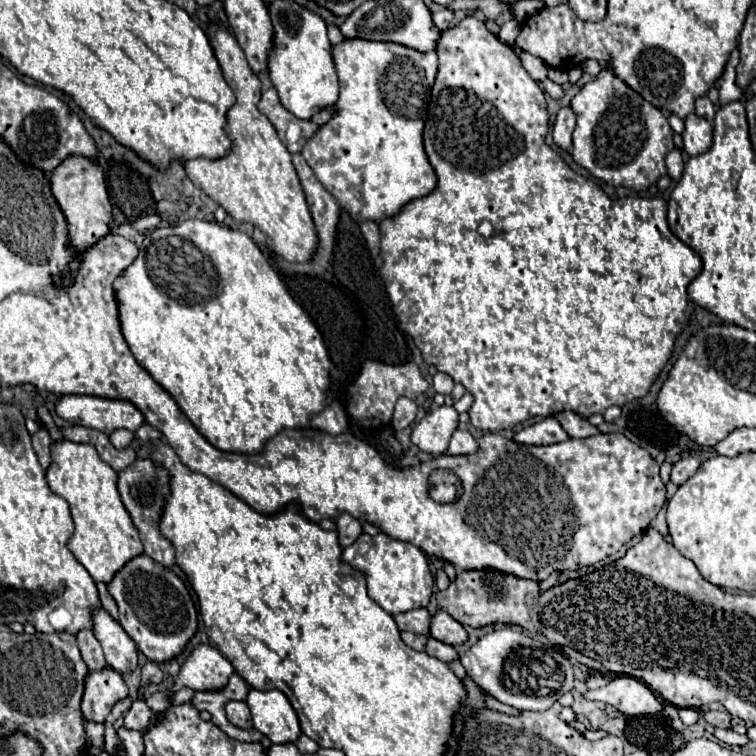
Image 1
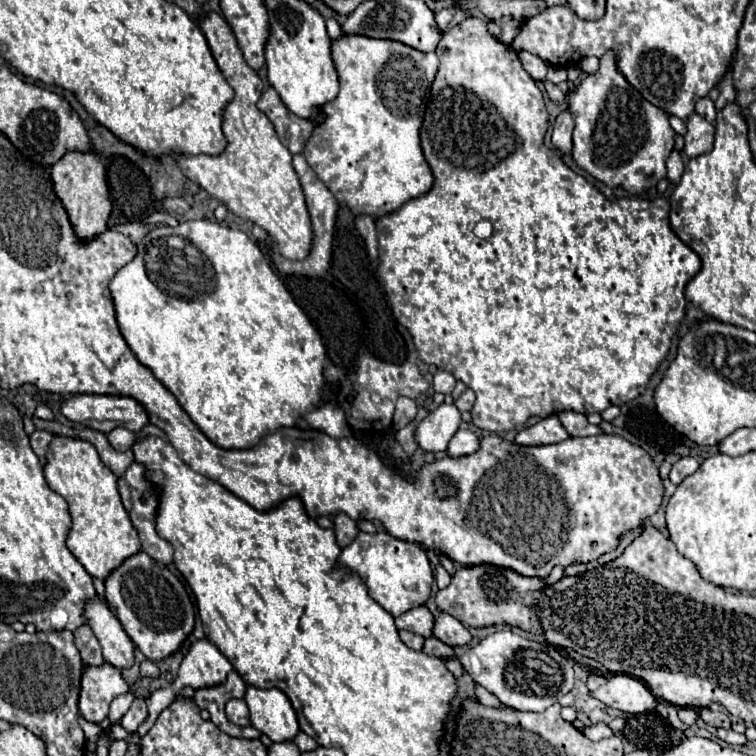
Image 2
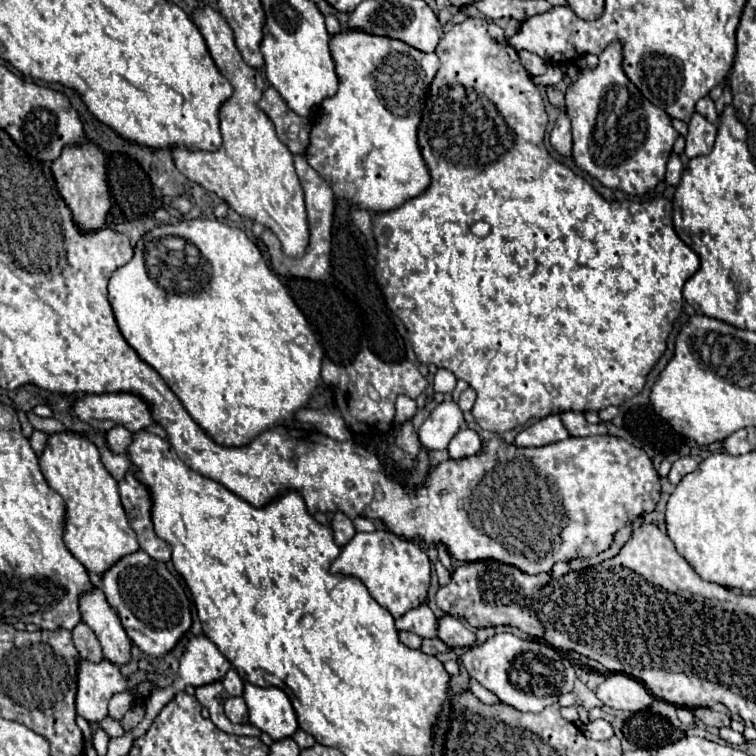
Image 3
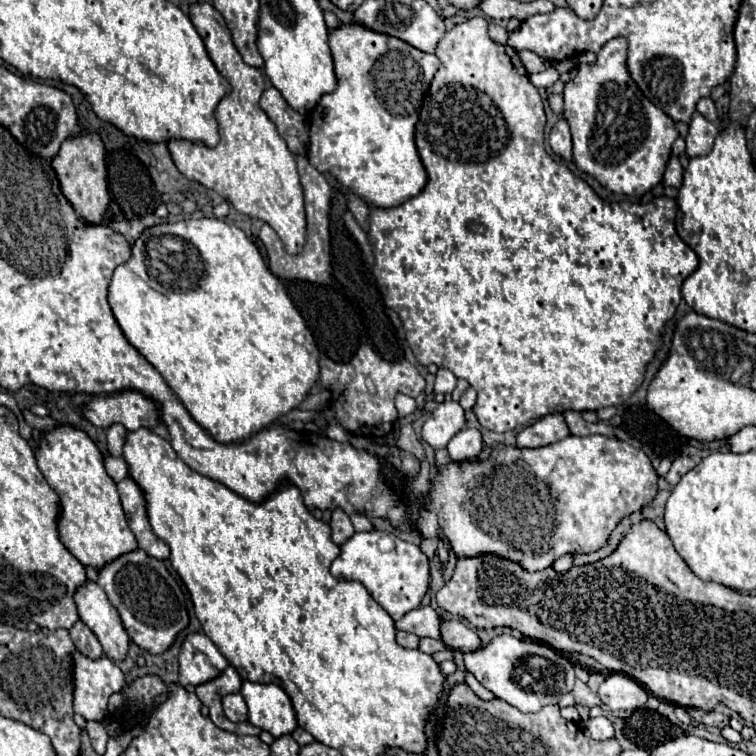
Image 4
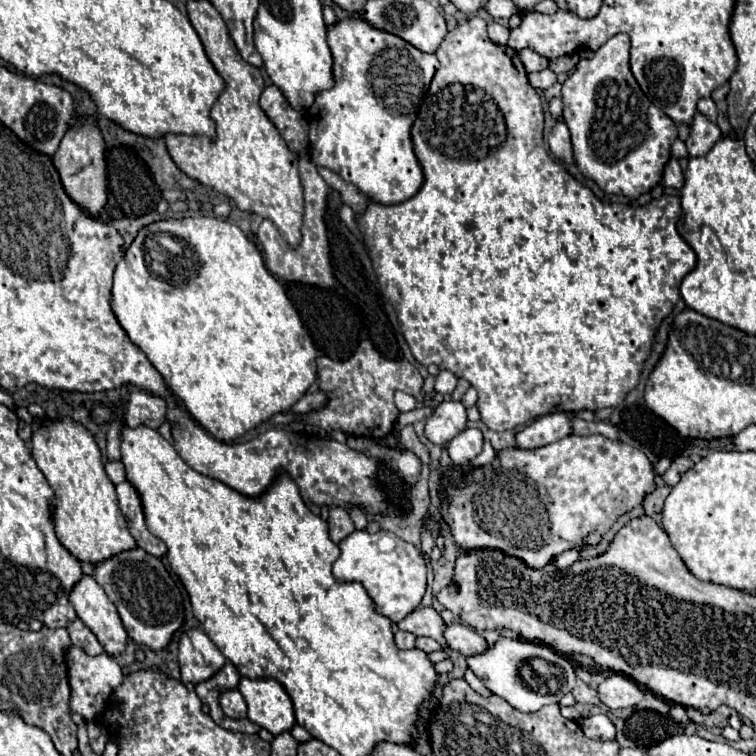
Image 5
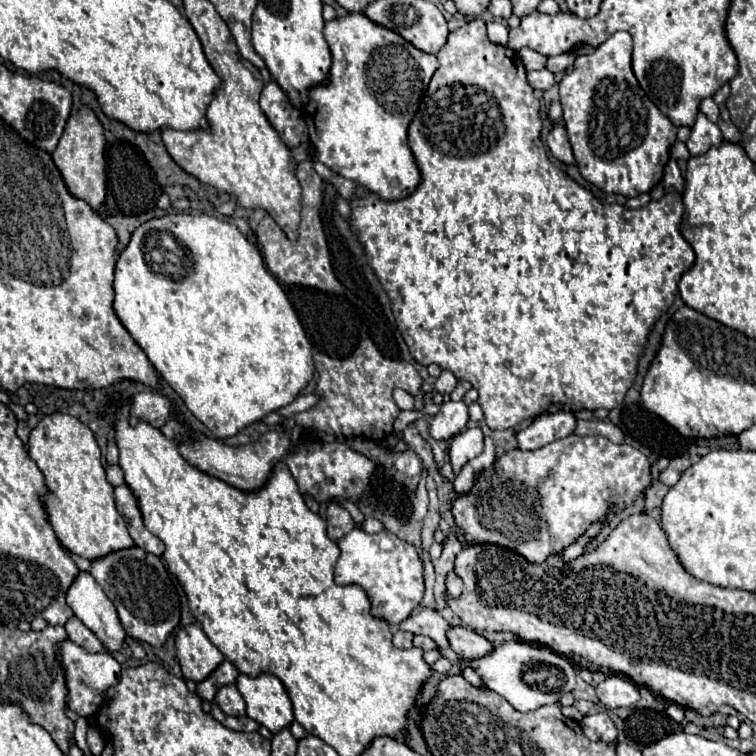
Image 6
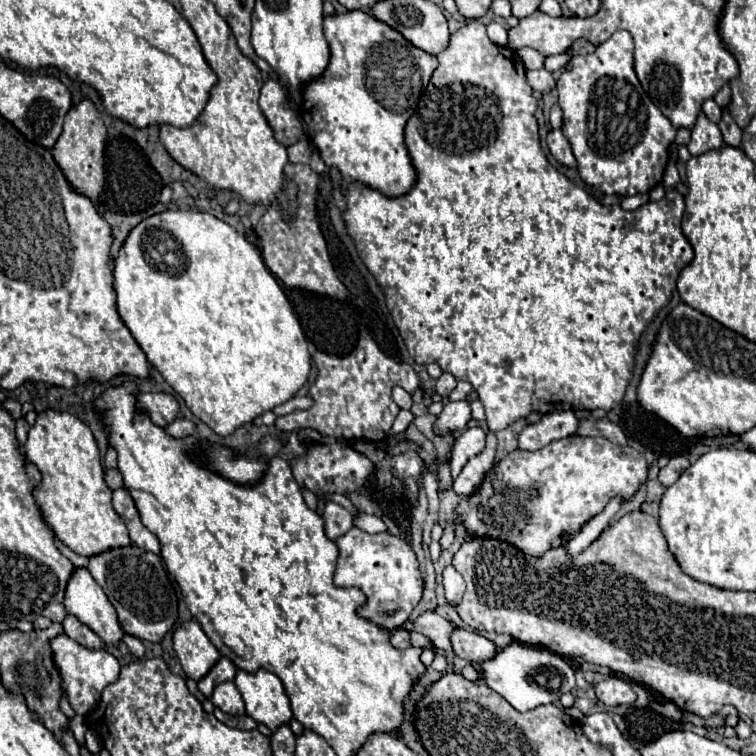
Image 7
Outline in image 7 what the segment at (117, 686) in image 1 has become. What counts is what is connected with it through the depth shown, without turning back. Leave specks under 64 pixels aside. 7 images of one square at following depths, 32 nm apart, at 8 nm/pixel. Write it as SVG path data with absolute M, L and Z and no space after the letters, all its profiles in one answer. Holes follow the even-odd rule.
M66 634L52 640L52 652L56 656L56 666L60 668L60 674L64 680L64 692L66 692L66 698L68 698L72 710L82 716L88 714L90 710L94 710L98 706L102 690L118 680L120 662L106 650L92 652L92 650L76 644L74 640L68 640Z

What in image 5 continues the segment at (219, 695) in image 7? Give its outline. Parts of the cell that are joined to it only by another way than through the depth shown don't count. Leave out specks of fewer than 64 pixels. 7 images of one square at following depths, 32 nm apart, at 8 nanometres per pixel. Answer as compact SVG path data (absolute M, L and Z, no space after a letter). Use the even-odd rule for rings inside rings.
M230 690L230 692L224 692L220 696L220 706L224 710L224 714L232 720L242 720L246 718L246 702L242 698L242 694L238 690Z

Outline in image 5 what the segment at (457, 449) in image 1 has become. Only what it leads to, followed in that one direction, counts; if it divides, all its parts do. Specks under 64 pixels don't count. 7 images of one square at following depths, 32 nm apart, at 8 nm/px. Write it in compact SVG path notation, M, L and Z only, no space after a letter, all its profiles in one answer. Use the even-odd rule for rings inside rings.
M466 428L448 442L448 454L454 466L464 466L482 452L482 432L478 428Z

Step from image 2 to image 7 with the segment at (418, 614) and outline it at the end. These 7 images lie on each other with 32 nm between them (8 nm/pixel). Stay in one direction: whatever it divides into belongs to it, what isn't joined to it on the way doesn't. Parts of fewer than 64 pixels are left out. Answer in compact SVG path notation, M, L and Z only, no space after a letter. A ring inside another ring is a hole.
M434 610L422 612L416 620L408 620L406 624L402 624L402 628L408 632L420 632L428 636L438 650L452 650L450 632L454 626Z

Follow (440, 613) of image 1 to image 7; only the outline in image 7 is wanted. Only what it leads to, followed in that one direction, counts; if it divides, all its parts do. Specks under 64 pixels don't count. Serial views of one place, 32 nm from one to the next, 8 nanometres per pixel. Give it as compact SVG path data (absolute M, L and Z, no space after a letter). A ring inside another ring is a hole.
M454 628L454 632L450 634L450 642L452 642L456 656L464 658L468 662L480 662L480 660L486 660L488 656L496 654L494 642L490 642L488 638L476 634L472 630Z

